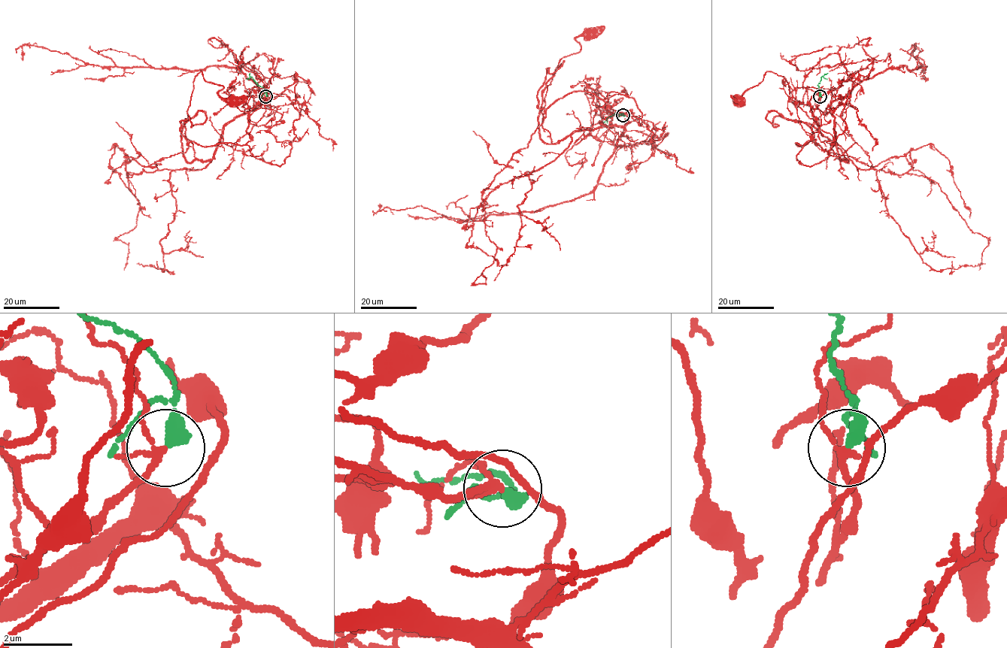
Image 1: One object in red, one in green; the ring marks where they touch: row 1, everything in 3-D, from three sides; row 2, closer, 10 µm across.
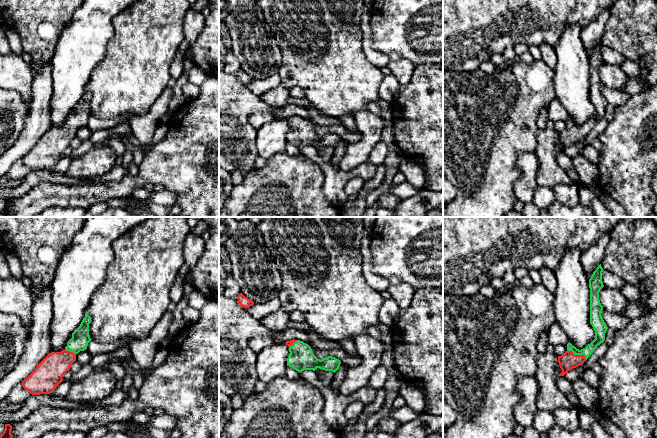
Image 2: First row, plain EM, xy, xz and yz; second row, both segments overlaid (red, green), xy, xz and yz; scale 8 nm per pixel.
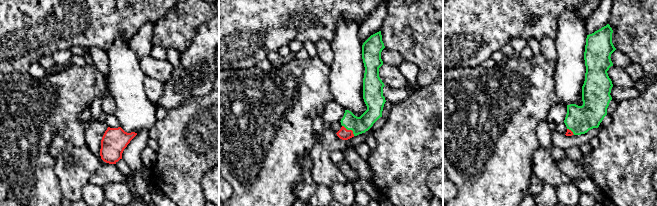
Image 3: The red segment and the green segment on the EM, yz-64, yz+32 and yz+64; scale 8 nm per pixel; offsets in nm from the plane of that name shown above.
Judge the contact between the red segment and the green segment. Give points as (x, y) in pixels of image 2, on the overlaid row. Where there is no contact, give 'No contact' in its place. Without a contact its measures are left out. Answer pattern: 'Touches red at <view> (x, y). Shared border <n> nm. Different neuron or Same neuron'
Touches red at yz (577, 355). Shared border 180 nm. Same neuron

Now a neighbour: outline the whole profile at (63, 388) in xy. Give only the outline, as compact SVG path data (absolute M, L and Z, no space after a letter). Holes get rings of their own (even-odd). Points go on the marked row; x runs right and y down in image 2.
M71 378L65 381L62 381L55 390L50 393L50 395L55 397L66 397L72 387Z

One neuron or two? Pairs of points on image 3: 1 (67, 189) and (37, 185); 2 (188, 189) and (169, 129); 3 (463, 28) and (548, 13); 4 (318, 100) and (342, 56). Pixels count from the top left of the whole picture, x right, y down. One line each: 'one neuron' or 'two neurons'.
1: two neurons
2: one neuron
3: one neuron
4: two neurons

